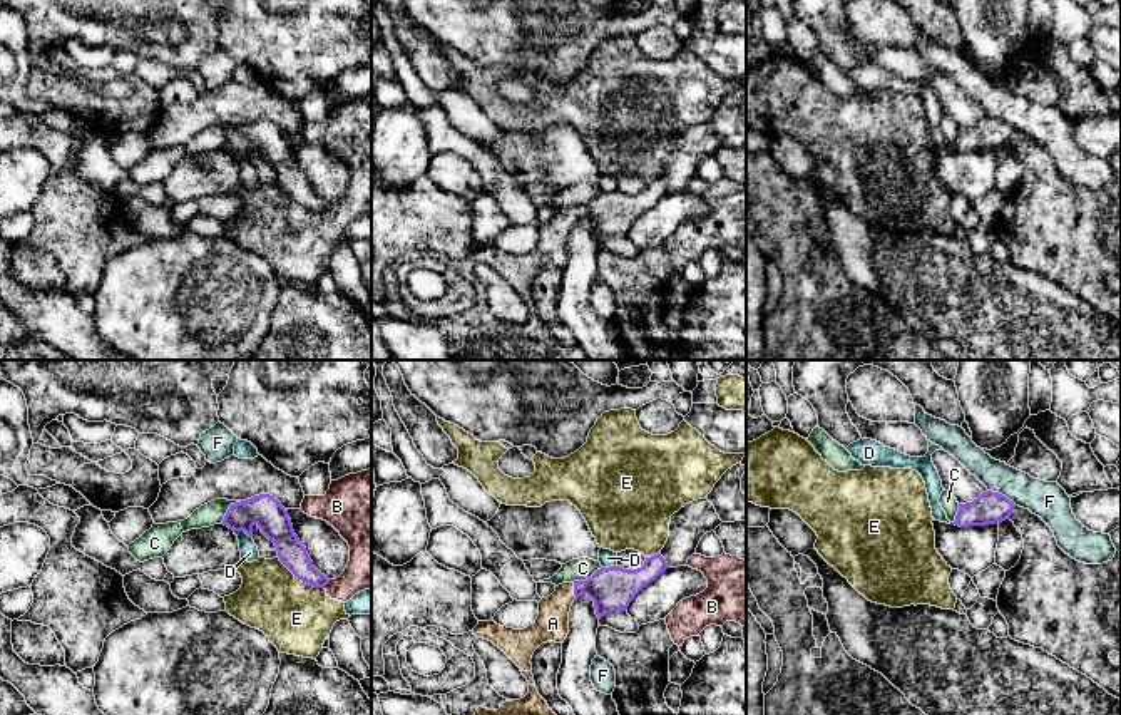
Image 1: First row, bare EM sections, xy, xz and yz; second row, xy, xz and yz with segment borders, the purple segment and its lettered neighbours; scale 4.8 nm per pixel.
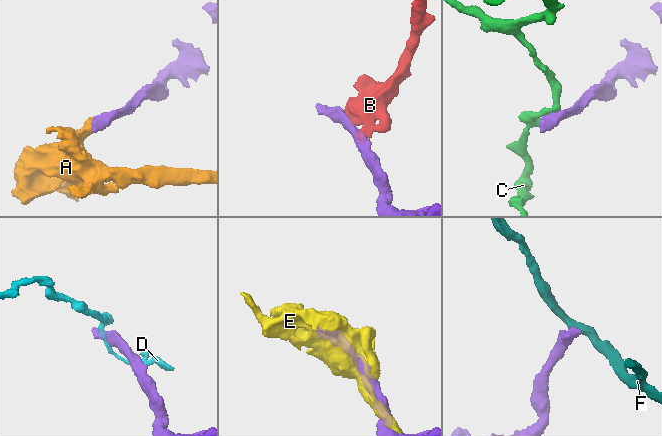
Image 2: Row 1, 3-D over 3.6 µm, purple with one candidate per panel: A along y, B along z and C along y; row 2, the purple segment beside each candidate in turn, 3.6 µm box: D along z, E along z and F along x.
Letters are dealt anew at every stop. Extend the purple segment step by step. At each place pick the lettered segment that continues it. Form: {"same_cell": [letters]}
{"same_cell": ["A"]}

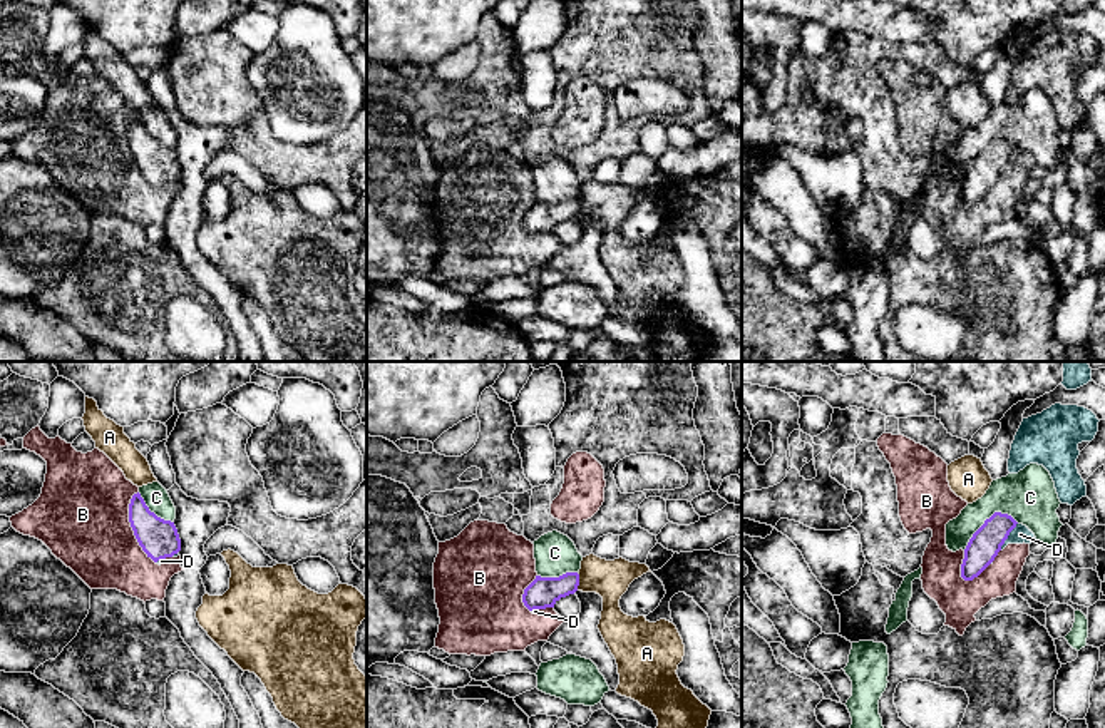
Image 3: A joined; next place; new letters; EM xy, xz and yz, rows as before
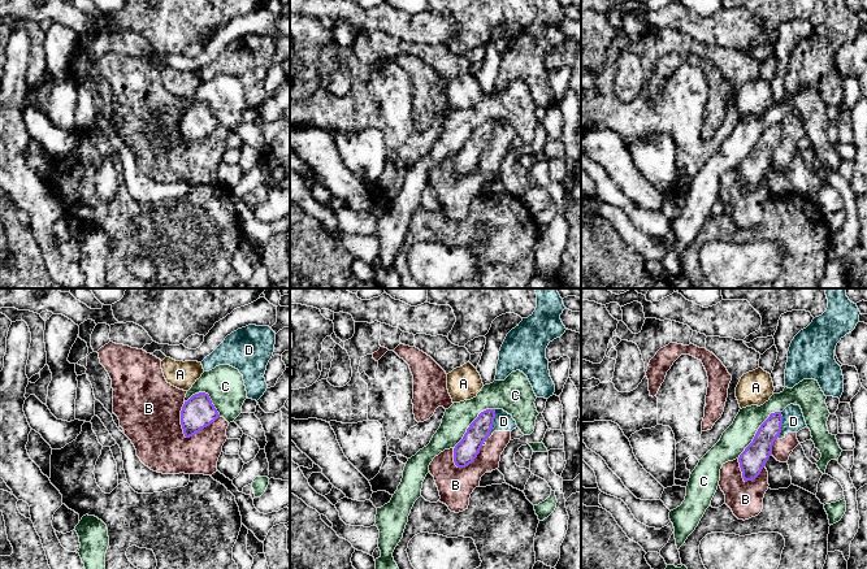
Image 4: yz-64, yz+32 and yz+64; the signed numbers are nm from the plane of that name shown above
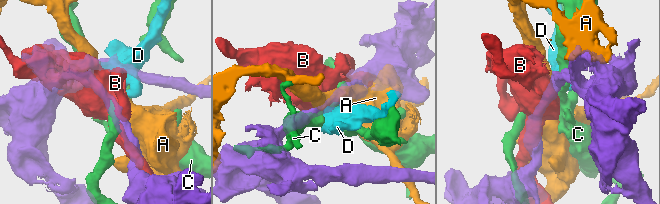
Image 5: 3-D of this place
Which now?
{"same_cell": []}

